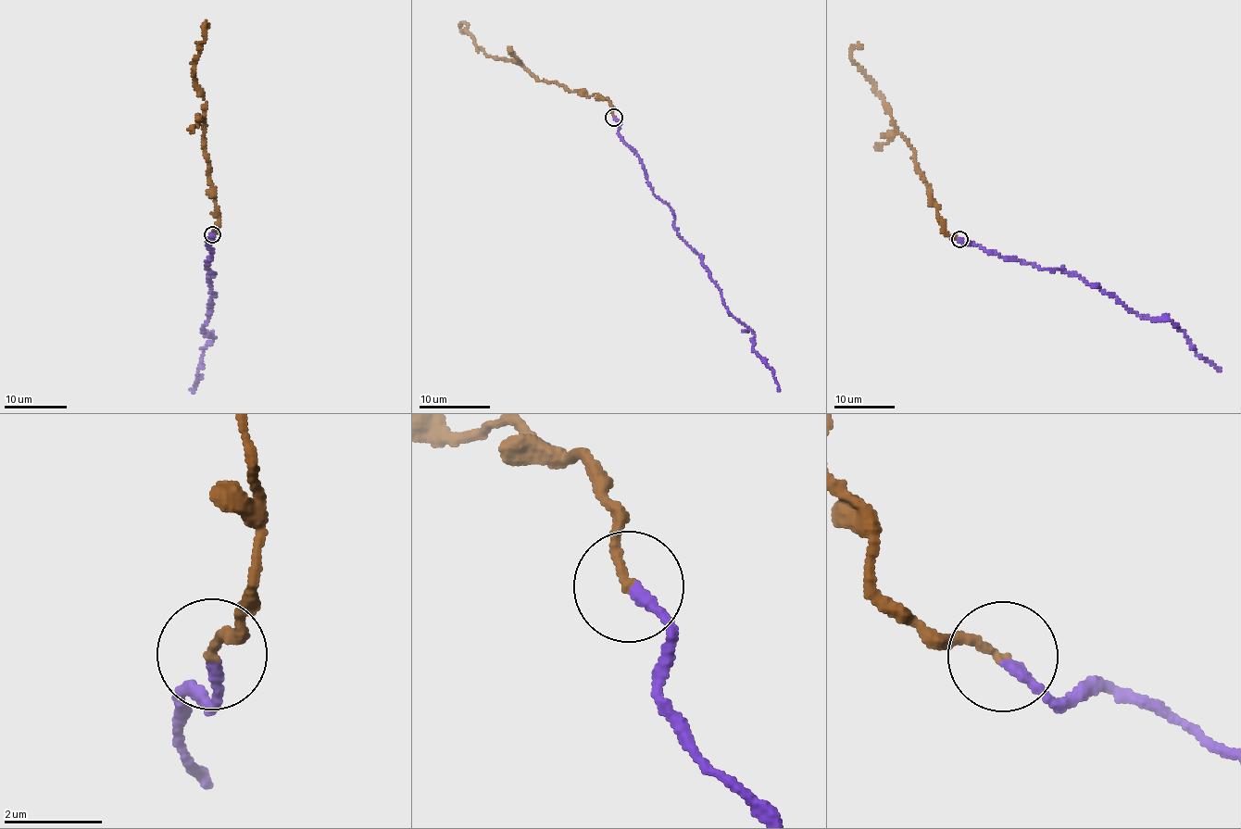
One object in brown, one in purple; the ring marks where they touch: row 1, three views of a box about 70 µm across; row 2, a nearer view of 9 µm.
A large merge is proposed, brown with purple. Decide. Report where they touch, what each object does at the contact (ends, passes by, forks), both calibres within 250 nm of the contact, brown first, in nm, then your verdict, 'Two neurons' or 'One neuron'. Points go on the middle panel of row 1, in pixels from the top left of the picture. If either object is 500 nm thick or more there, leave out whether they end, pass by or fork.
Place: (614, 118). At the ring brown ends. At the ring purple ends. Thickness 170 nm (brown) against 220 nm. One neuron

